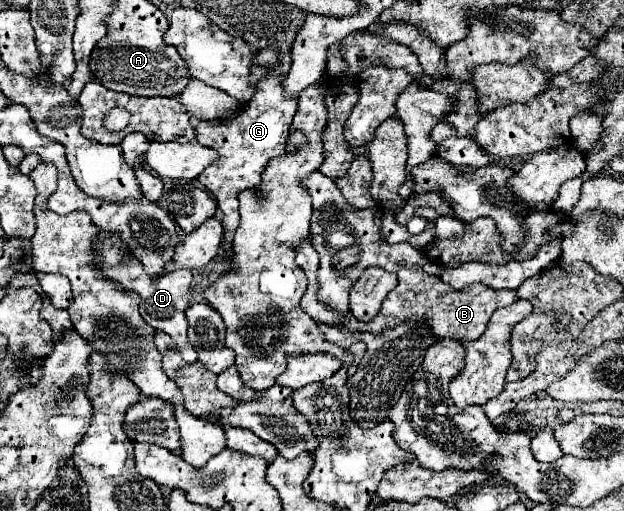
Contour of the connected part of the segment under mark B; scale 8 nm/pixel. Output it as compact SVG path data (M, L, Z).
M305 240L297 248L295 262L309 278L309 286L307 286L307 292L305 292L303 300L301 300L301 308L321 324L331 324L331 326L341 326L343 324L353 332L381 334L381 330L405 324L407 320L413 320L413 322L425 320L425 324L433 330L433 336L437 336L437 338L451 338L451 340L467 340L467 342L471 342L471 340L477 340L485 332L485 326L487 326L491 314L497 308L509 306L515 300L519 300L515 290L489 290L487 286L467 286L465 290L453 290L449 284L445 284L443 280L439 280L435 276L425 274L423 270L411 270L411 268L403 266L397 272L399 284L391 292L391 298L385 298L385 302L383 302L379 314L375 316L375 320L365 324L365 322L353 318L351 312L337 314L337 310L331 310L331 306L325 306L323 302L319 302L319 298L317 298L317 290L319 290L319 280L317 280L319 254L311 246L311 240Z

